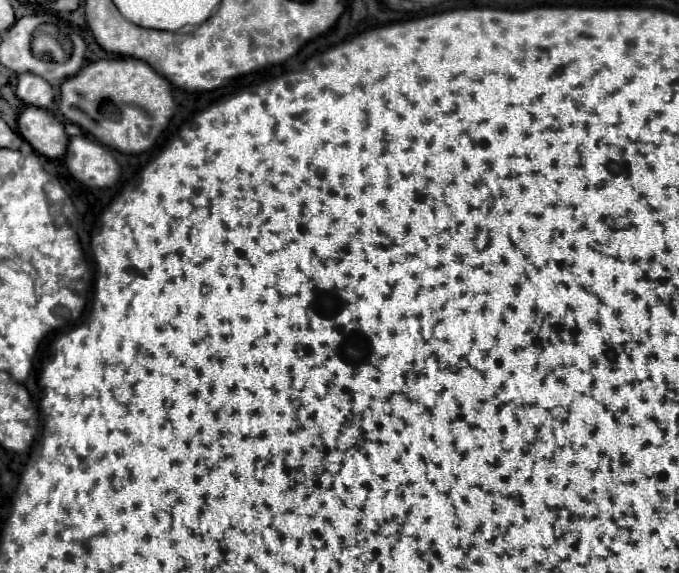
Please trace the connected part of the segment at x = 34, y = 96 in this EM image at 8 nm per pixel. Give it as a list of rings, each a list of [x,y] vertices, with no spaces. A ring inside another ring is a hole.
[[[20,74],[18,76],[18,88],[16,88],[16,96],[28,104],[28,106],[40,106],[40,108],[48,108],[50,102],[54,100],[54,90],[52,86],[36,74]]]

